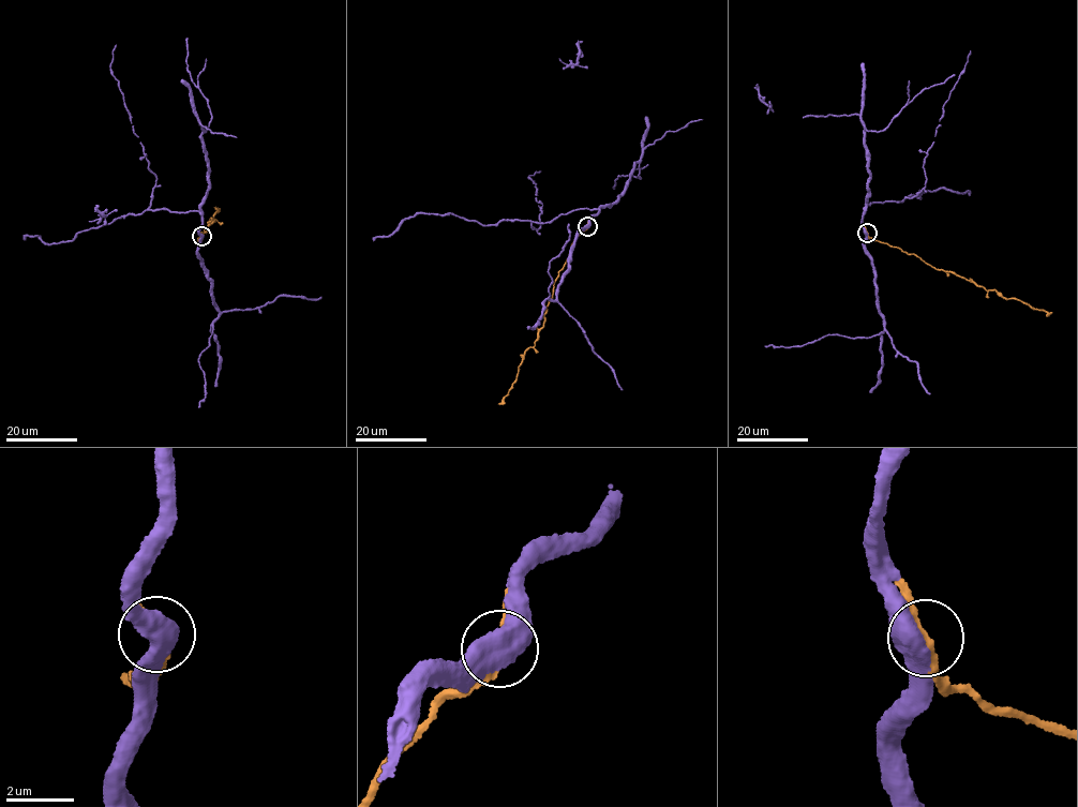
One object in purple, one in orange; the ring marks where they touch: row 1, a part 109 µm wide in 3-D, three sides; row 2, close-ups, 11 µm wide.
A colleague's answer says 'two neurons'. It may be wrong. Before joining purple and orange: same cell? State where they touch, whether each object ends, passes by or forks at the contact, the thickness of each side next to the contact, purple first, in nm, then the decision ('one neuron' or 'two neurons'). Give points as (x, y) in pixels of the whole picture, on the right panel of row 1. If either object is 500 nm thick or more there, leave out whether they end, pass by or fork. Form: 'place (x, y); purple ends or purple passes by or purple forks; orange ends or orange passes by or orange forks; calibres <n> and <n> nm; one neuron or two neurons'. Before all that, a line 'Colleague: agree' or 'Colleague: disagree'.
Colleague: disagree
place (867, 233); calibres 600 and 200 nm; one neuron

